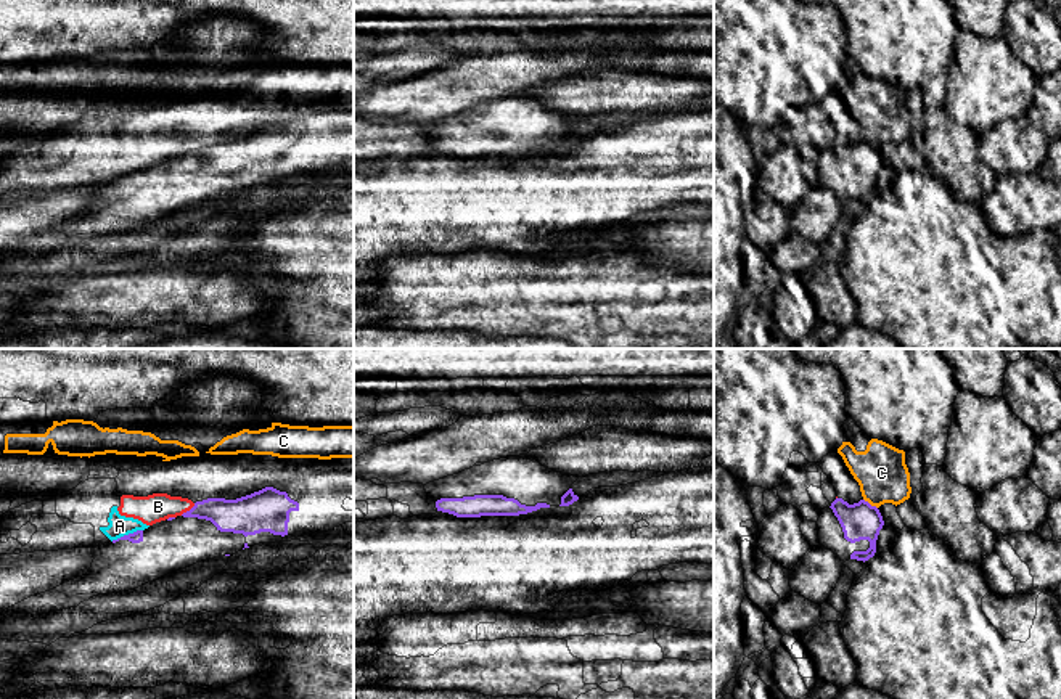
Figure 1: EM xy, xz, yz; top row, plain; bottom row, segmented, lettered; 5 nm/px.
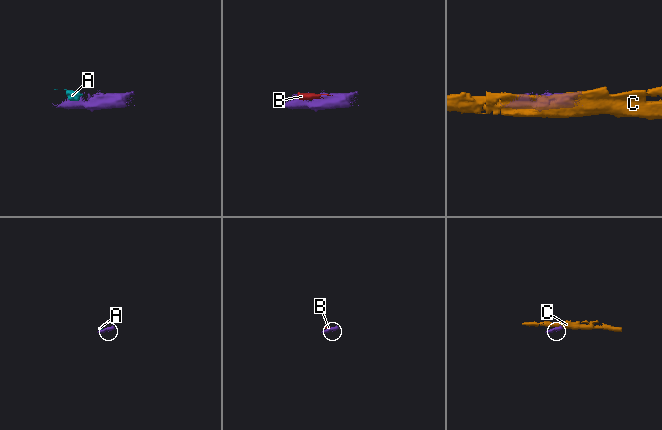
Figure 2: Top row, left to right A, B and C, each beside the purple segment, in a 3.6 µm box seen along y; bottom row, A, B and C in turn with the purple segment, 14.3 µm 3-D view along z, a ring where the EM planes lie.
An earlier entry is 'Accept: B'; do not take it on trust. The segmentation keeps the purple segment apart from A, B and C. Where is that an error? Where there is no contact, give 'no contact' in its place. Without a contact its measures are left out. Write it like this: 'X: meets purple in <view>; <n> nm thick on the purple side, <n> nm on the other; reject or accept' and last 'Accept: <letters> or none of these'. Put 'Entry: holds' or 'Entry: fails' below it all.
A: meets purple in xy; 60 nm thick on the purple side, 110 nm on the other; reject
B: meets purple in xy; 170 nm thick on the purple side, 140 nm on the other; reject
C: meets purple in yz; 190 nm thick on the purple side, 260 nm on the other; reject
Accept: none of these
Entry: fails

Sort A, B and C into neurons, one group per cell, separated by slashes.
A B / C

